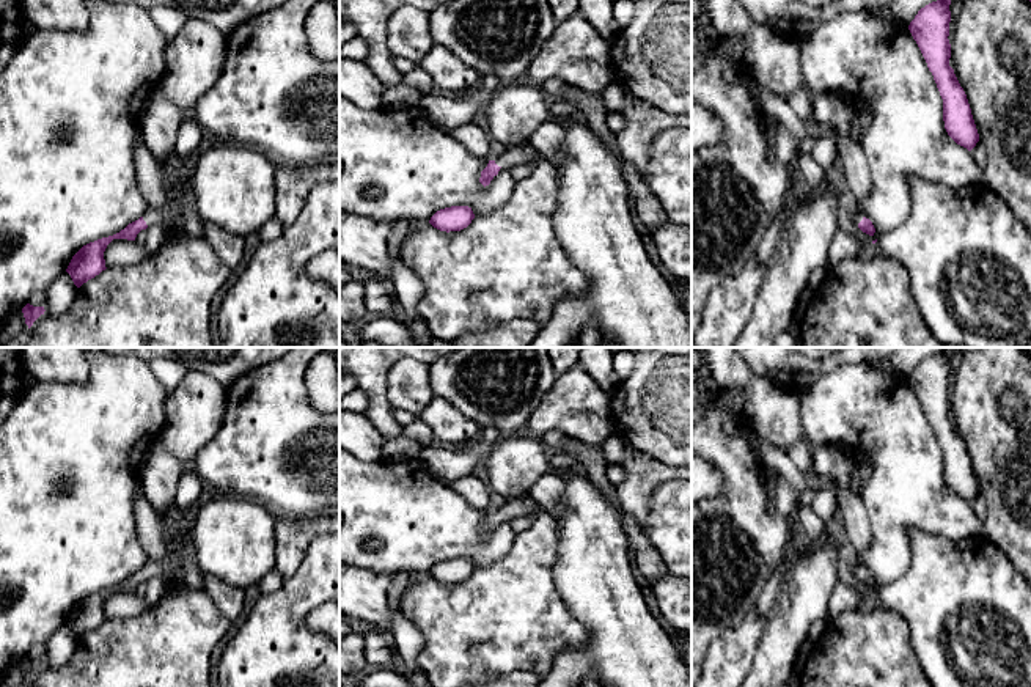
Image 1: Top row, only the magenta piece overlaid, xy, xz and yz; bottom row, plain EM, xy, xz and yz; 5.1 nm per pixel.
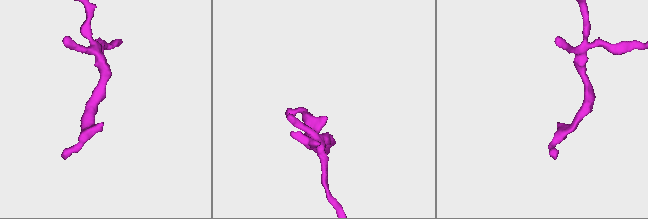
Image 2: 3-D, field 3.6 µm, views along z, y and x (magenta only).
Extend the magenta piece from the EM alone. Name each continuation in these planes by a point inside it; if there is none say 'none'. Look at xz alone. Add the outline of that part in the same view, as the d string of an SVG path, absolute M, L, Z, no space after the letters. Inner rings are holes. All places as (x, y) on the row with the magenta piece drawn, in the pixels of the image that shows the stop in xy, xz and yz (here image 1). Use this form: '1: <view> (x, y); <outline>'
1: xz (524, 153); M520 145L516 148L506 148L501 157L495 160L498 167L514 165L514 163L525 163L528 160L538 160L541 154L530 145Z

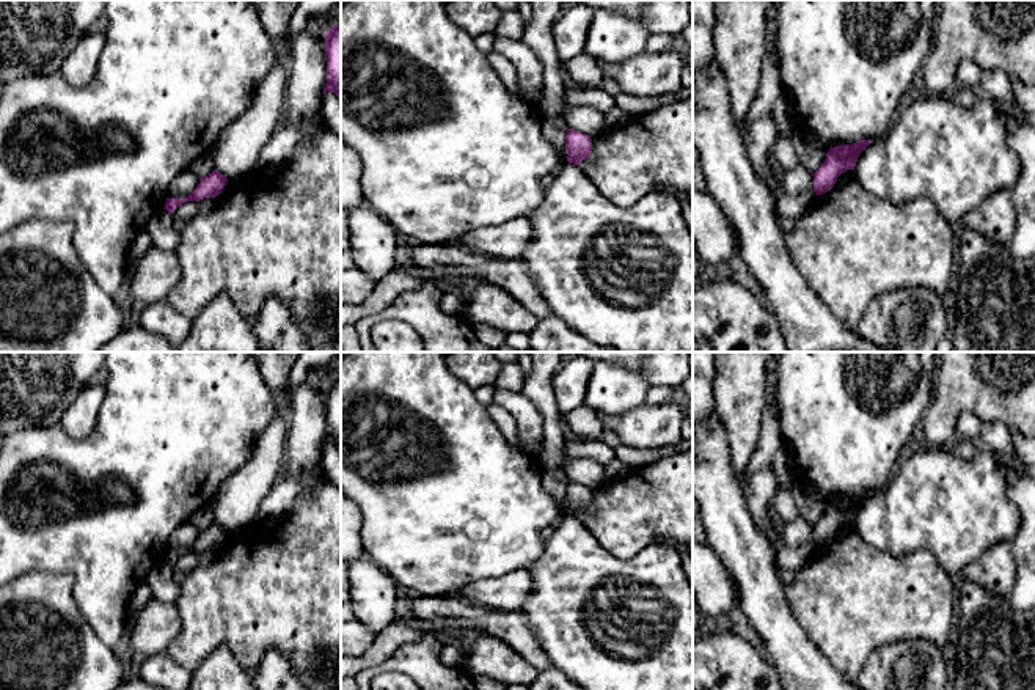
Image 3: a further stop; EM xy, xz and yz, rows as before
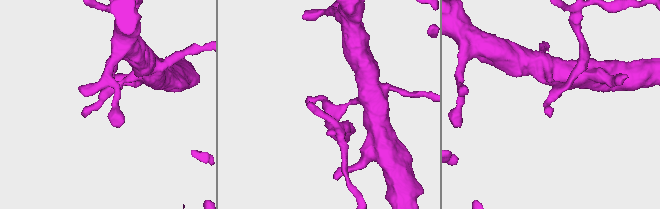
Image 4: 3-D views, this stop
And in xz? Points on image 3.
none

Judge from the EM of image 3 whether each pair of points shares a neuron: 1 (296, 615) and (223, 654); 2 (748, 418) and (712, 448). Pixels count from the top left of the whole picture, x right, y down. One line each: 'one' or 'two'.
1: two
2: two

